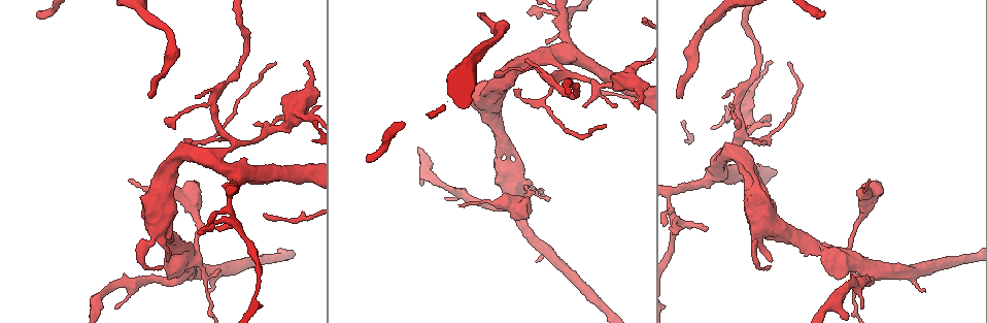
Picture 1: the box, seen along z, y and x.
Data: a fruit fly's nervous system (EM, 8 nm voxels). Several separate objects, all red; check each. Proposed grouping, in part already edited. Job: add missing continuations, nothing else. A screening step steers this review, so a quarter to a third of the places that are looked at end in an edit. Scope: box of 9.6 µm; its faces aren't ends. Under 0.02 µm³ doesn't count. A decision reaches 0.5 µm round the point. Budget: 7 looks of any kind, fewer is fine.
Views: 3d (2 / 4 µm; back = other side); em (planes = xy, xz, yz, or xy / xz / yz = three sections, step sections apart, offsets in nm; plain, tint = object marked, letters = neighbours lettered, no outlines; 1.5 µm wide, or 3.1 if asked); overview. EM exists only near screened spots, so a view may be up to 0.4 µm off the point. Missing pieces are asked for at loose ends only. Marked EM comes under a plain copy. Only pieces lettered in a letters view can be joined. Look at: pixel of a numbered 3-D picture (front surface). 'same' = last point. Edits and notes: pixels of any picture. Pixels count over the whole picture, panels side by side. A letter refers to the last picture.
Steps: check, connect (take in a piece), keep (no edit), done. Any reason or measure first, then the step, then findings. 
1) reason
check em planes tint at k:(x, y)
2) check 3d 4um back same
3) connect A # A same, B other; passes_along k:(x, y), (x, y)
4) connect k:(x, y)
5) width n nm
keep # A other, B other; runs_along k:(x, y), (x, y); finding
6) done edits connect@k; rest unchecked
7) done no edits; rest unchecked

branch stops here
check em planes letters at 1:(772, 61)

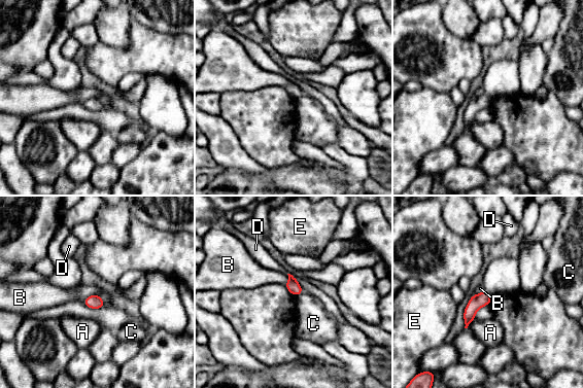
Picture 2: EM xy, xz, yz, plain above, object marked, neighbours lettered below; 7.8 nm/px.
width 100 nm
keep # A other, B other, C other, D other, E other; border 2:(302, 292), (298, 295); no lettered piece goes on from it

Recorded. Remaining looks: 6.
free end
check em planes letters at 1:(255, 126)

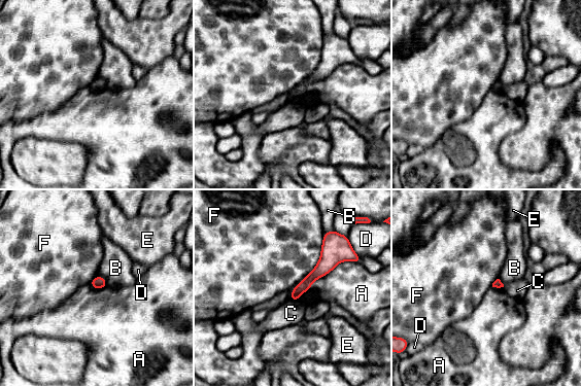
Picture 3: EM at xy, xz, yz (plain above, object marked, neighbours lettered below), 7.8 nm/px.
keep # A other, B other, C other, D other, E other, F other; border 3:(360, 262), (340, 261), (306, 288); none of them fits

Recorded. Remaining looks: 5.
an open end
check 3d 4um back at 1:(925, 292)

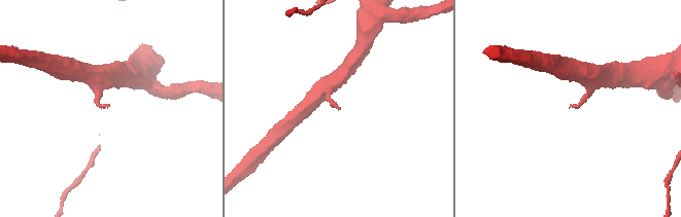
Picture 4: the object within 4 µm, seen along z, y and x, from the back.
shape alone is not enough
check em xy step 8 letters at 4:(109, 105)

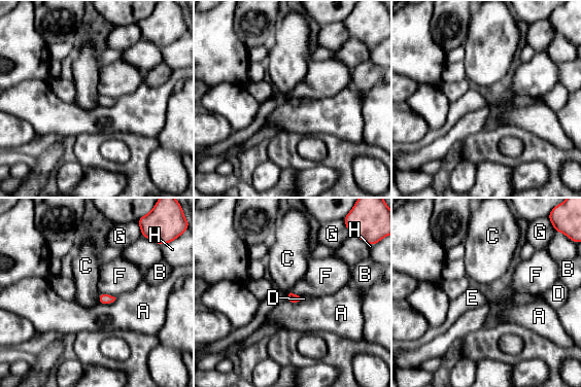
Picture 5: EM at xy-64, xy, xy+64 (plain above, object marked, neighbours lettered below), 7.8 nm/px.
check em planes letters same

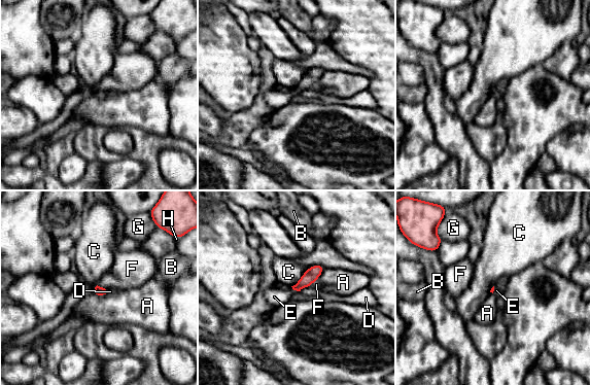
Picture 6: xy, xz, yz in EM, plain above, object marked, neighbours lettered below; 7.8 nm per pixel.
keep # A other, B other, C other, D other, E other, F other, G other, H other; border 6:(291, 286), (297, 290); none of them fits

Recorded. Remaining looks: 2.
done no edits; rest unchecked

